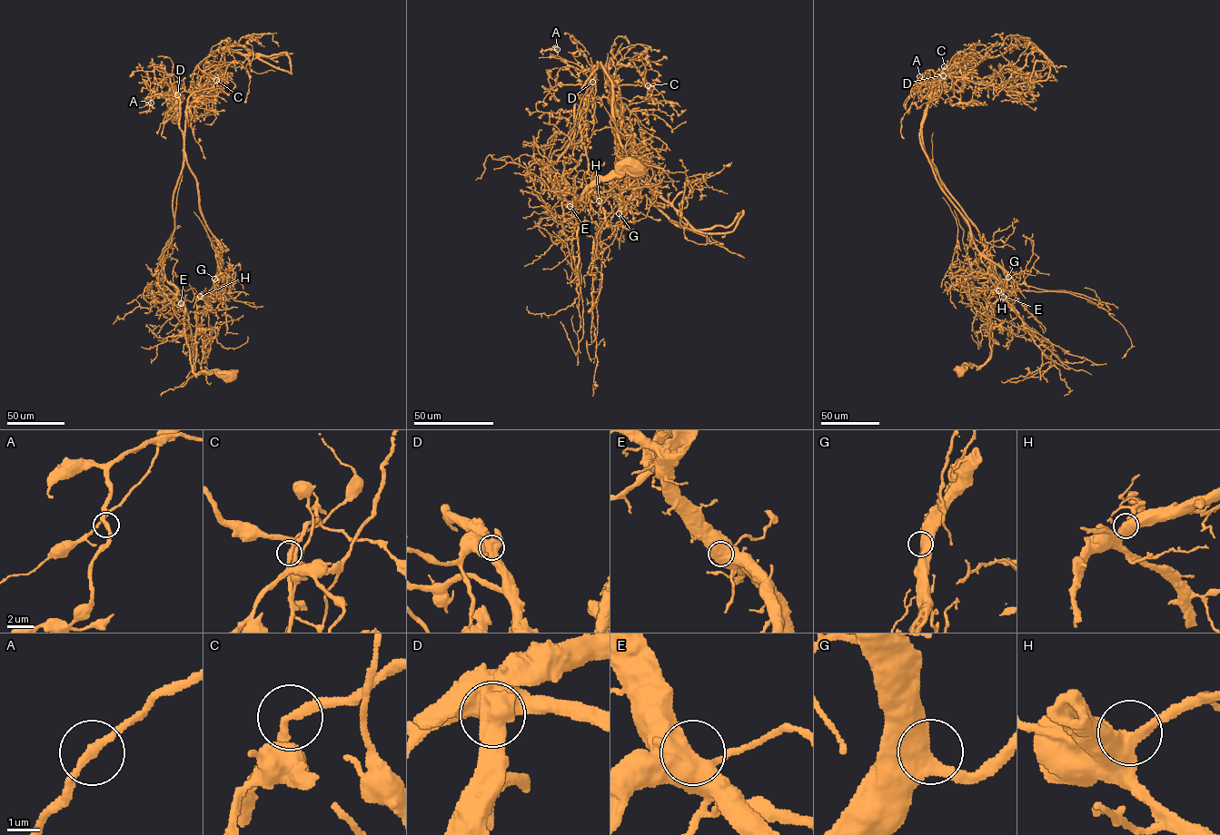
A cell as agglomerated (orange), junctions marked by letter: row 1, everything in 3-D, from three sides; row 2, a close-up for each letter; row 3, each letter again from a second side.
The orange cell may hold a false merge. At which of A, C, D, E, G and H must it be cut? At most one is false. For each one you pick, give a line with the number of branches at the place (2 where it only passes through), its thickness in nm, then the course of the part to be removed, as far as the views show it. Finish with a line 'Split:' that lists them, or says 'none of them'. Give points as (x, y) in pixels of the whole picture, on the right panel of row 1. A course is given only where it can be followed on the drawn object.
D: 2 branches meet; 700 nm thick; foreign part runs (943, 75), (955, 71), (961, 79), (986, 58), (1036, 46), (1048, 58), (1033, 51), (1015, 71), (1033, 100)
Split: D

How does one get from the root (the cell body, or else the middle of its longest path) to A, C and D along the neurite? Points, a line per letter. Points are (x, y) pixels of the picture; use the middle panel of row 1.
A: (634, 166), (571, 204), (569, 185), (549, 181), (600, 63), (594, 74), (557, 48)
C: (634, 166), (571, 204), (569, 185), (548, 178), (598, 63), (619, 85), (649, 85)
D: (634, 166), (598, 179), (571, 204), (569, 185), (549, 180), (573, 136), (579, 93), (599, 63), (593, 82)

